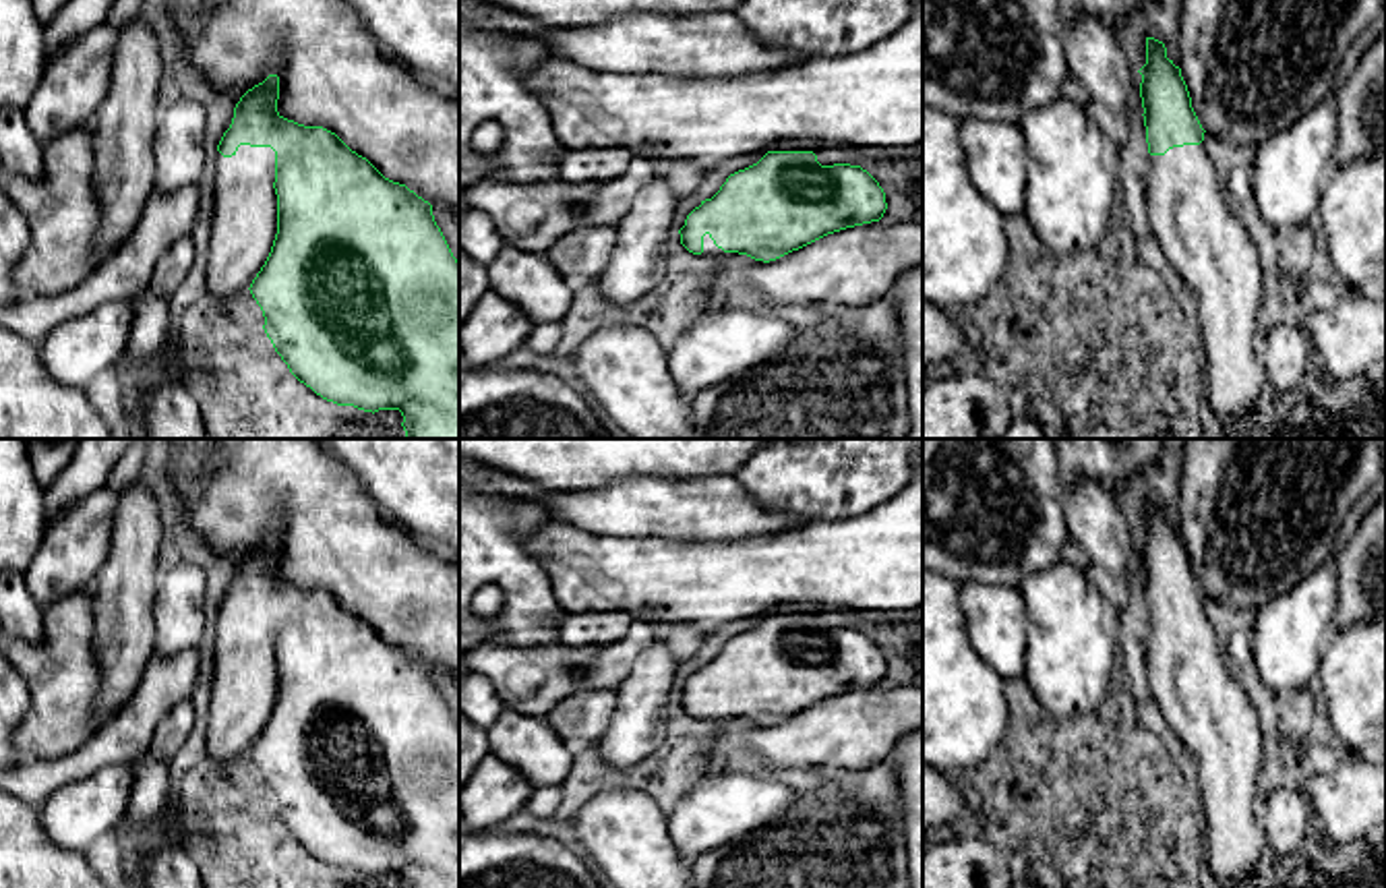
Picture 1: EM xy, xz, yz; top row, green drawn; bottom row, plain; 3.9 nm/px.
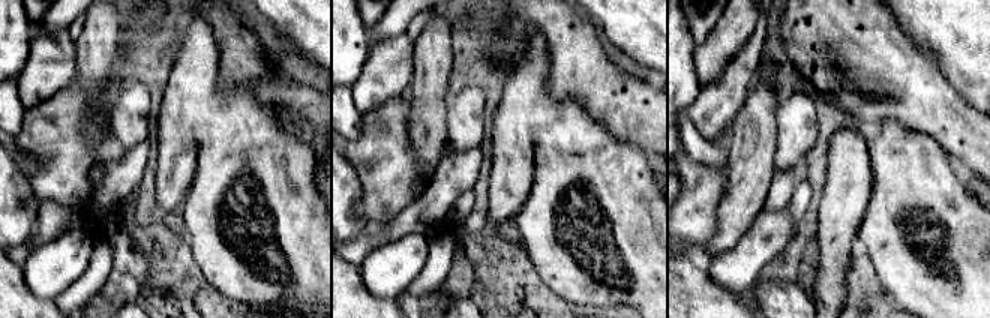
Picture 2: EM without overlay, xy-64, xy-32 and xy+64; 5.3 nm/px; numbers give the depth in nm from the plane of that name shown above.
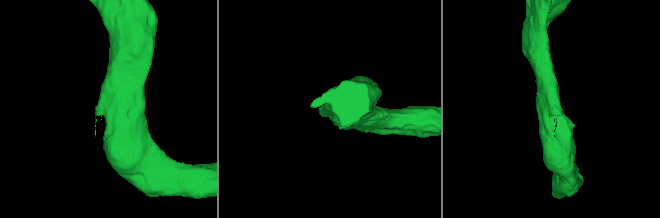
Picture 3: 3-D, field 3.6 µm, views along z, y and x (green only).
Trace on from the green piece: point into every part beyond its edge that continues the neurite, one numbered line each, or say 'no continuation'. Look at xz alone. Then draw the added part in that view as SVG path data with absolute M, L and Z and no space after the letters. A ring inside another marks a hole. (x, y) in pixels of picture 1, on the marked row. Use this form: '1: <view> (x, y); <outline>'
1: xz (710, 251); M705 234L703 236L703 253L701 253L701 257L705 257L705 259L718 259L720 261L724 255L726 253L714 244L710 234Z

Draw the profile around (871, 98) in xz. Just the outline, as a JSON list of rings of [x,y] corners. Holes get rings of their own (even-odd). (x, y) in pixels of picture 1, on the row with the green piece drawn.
[[[923,0],[885,39],[842,56],[811,56],[799,66],[718,79],[614,75],[546,52],[523,70],[523,83],[550,112],[567,149],[629,149],[633,155],[695,159],[705,170],[778,141],[817,139],[834,147],[923,145]]]

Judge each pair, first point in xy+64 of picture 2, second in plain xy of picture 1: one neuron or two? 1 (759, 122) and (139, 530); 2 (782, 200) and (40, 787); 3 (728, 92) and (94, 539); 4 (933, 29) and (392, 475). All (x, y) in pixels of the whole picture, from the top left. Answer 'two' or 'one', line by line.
1: one
2: one
3: one
4: one

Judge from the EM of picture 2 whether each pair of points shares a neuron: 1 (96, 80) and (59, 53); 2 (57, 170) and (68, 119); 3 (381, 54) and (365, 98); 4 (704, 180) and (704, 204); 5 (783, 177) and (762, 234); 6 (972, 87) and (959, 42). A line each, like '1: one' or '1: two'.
1: two
2: one
3: one
4: one
5: two
6: one

